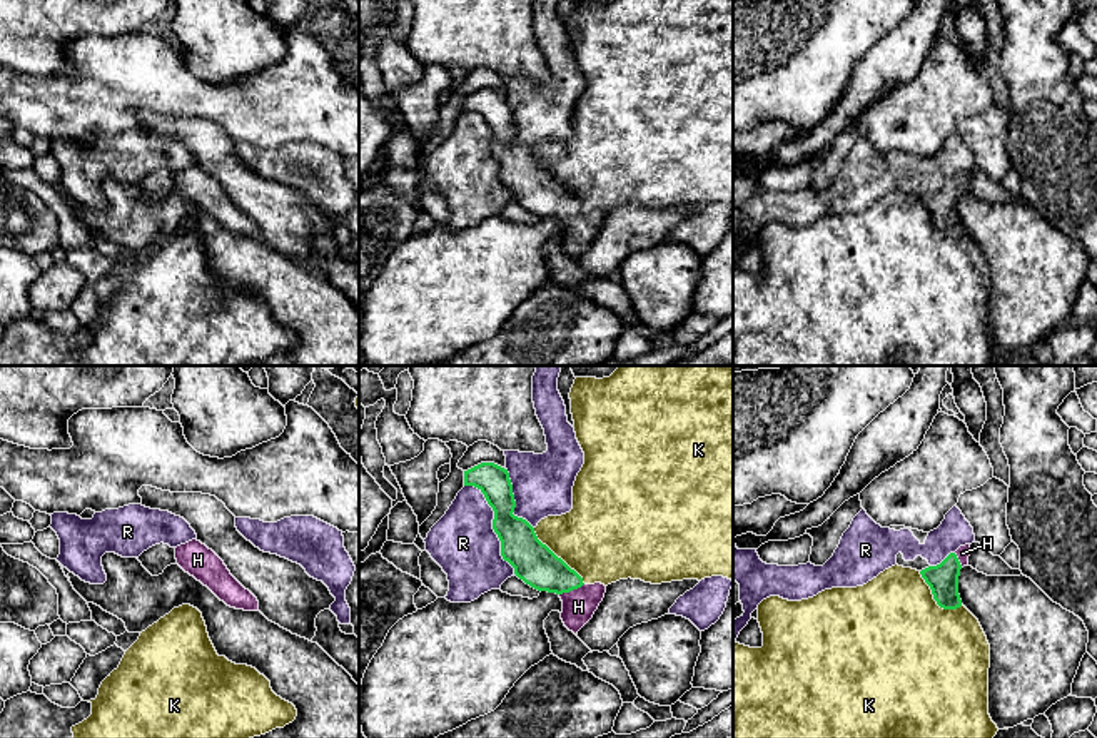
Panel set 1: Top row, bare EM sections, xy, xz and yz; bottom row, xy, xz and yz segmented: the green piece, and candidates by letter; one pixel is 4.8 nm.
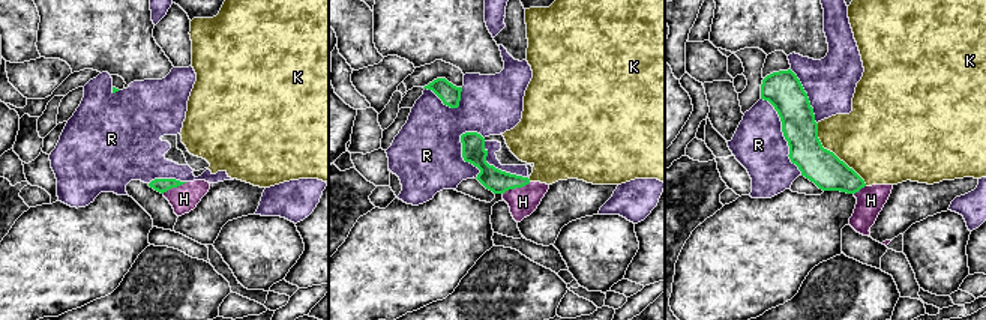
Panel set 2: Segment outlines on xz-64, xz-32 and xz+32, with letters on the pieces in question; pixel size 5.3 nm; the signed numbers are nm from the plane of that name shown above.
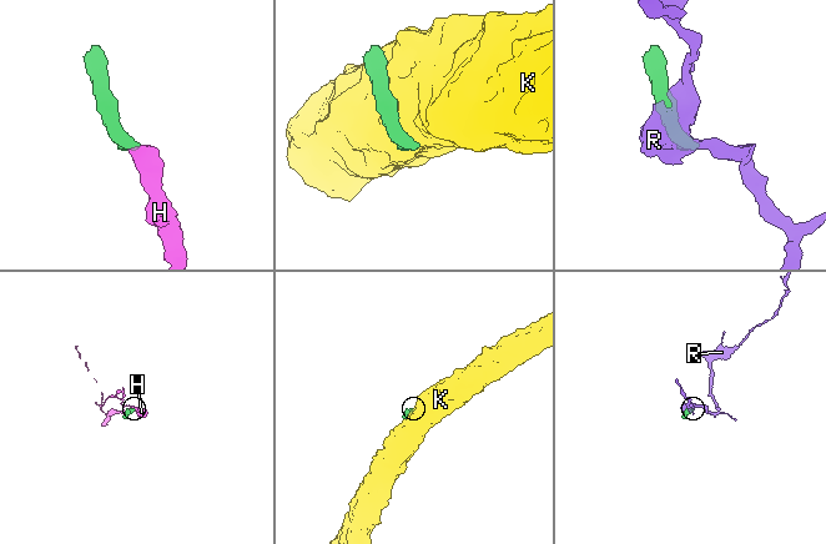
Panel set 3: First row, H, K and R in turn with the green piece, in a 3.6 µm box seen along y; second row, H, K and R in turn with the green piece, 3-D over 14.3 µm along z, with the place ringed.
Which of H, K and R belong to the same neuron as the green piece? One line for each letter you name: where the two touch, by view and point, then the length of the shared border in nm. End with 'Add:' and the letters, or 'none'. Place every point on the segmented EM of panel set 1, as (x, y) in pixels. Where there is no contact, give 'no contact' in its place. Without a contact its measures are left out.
H: xz (571, 590) | 130 nm
Add: H

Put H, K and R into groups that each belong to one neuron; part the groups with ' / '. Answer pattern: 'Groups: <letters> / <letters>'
Groups: H / K / R

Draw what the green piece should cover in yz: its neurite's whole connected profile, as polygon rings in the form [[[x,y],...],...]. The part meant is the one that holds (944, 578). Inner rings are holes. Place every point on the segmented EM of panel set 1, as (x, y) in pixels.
[[[970,544],[960,546],[950,553],[940,564],[928,566],[920,571],[930,586],[933,599],[943,609],[957,609],[962,606],[958,594],[958,576],[963,566],[968,566]]]

